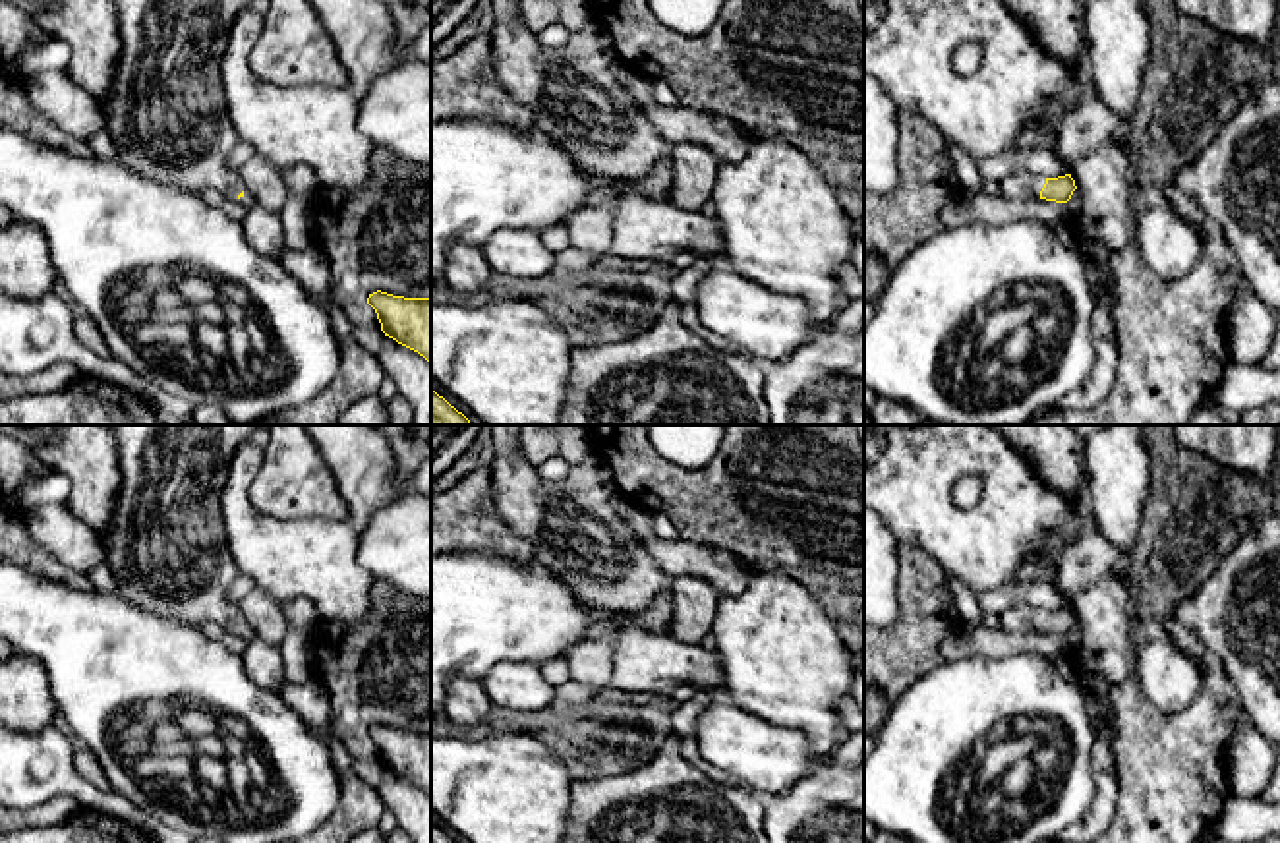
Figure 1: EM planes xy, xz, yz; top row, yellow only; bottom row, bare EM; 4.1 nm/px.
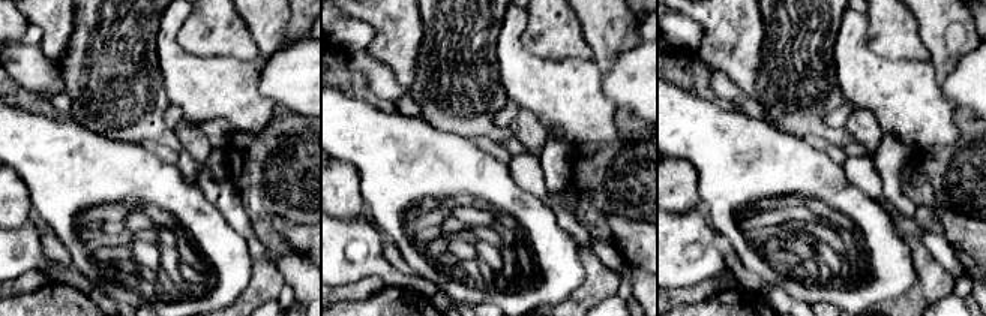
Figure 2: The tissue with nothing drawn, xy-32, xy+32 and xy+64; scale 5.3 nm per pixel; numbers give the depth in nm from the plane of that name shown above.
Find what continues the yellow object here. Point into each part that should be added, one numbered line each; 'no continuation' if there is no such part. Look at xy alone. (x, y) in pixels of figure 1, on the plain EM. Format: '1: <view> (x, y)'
1: xy (167, 546)

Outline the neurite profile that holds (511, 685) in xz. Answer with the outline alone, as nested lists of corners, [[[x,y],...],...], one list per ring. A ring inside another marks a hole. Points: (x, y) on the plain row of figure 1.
[[[501,661],[481,684],[491,704],[509,712],[541,712],[557,698],[557,688],[536,661]]]

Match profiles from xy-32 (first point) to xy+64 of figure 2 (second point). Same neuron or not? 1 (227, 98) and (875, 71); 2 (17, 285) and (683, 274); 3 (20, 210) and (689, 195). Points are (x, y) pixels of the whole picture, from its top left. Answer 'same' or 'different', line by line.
1: same
2: different
3: same

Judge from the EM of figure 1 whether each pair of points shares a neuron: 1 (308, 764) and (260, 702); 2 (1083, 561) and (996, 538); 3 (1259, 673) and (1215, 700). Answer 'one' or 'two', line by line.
1: one
2: two
3: two

